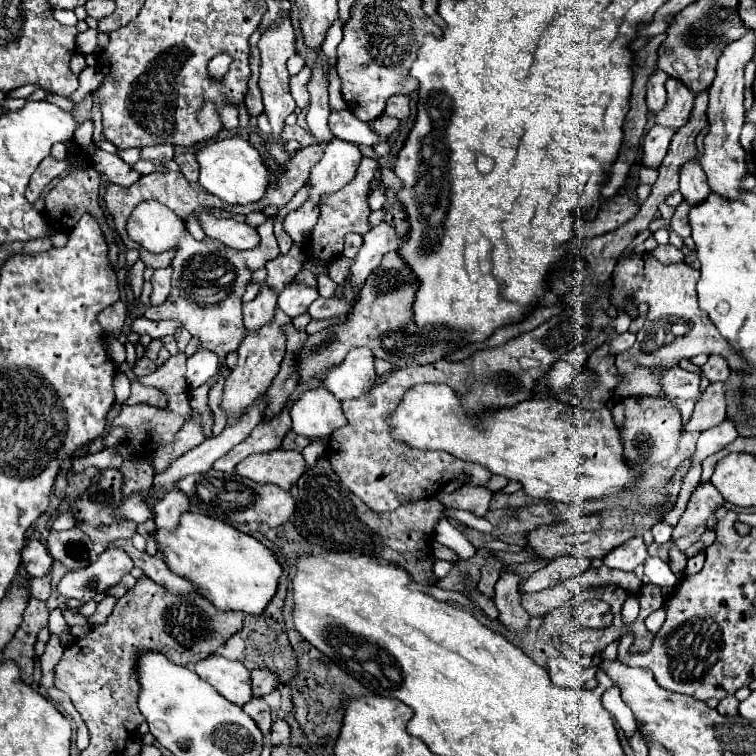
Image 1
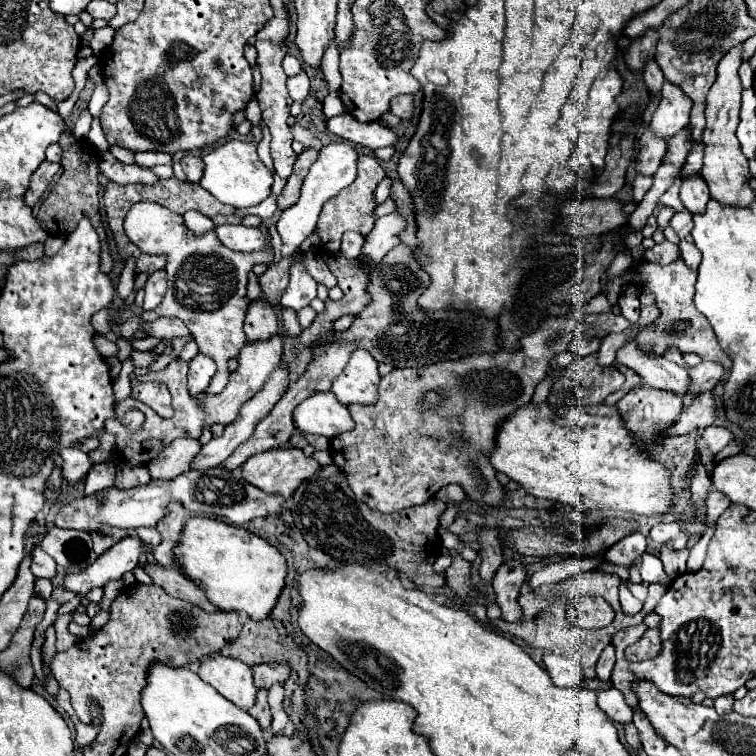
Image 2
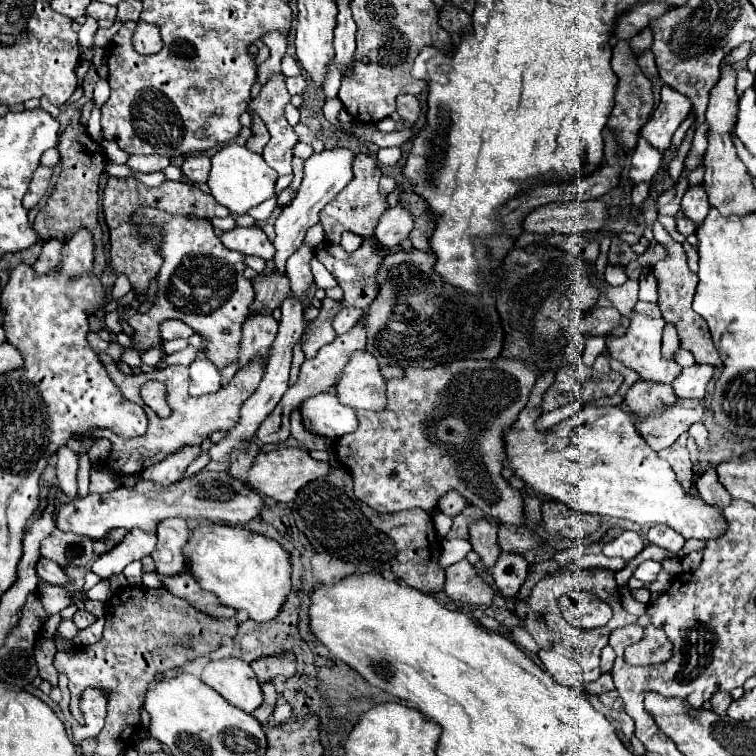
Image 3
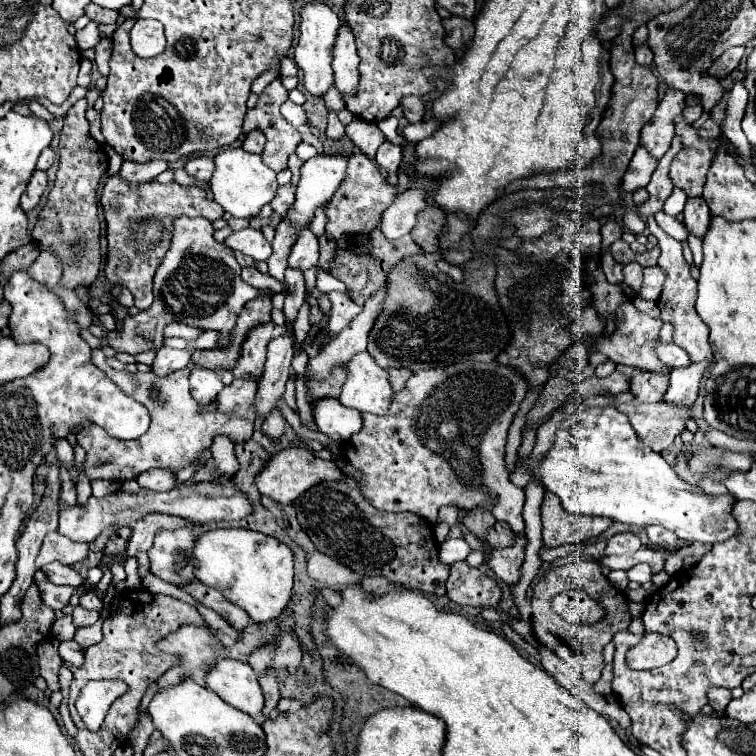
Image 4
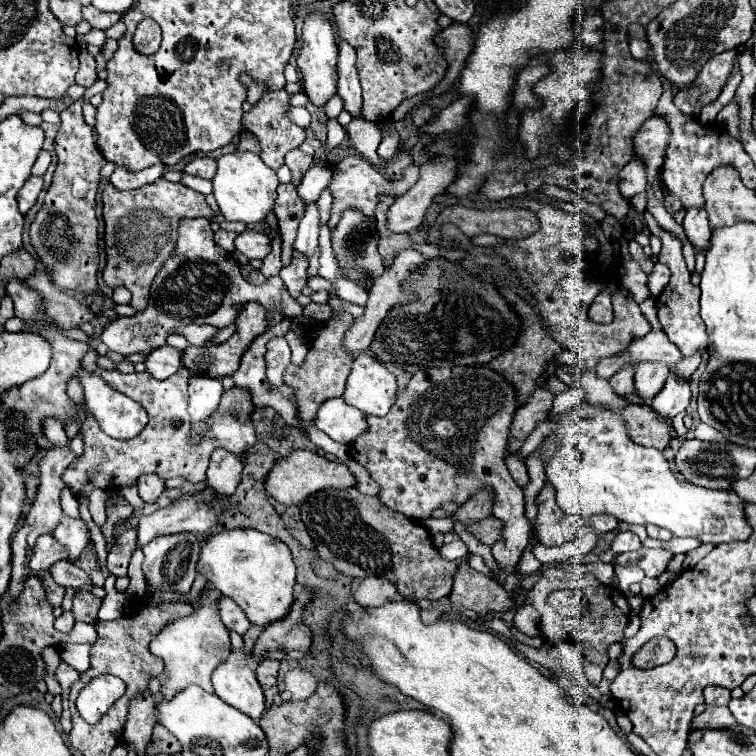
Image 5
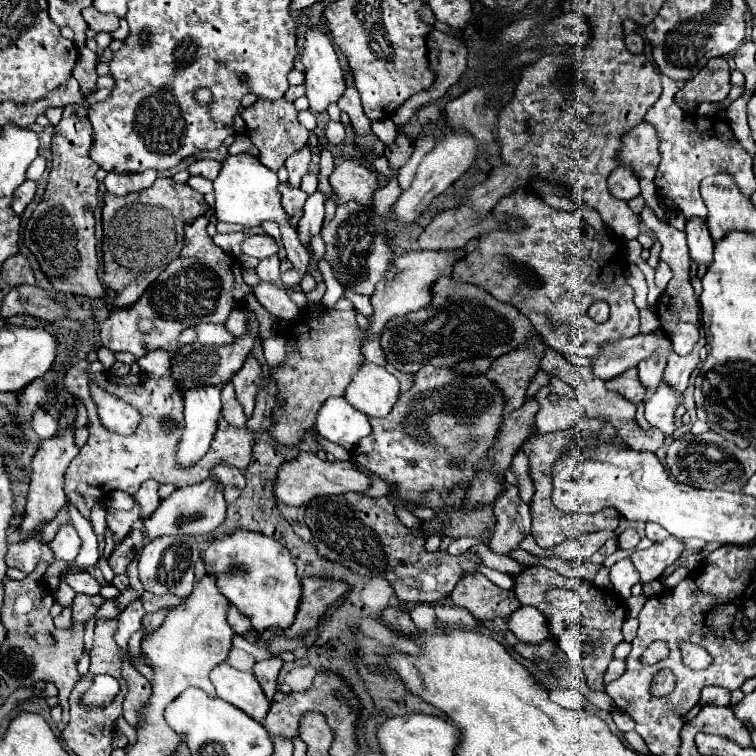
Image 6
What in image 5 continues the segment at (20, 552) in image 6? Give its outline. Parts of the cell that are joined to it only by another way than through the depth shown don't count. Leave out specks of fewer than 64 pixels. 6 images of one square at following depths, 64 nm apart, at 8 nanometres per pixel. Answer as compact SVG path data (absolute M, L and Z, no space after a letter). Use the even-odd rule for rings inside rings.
M42 534L36 542L34 556L30 558L30 568L48 570L58 560L66 560L66 548L62 548L62 544L58 544L52 534Z

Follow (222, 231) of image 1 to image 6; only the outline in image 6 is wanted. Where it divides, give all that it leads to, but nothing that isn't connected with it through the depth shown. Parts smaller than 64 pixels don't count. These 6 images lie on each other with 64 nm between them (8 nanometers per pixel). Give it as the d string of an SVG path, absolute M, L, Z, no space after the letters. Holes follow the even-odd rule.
M250 234L250 236L244 238L240 248L242 248L242 254L254 256L254 258L260 258L260 260L278 252L276 240L268 234Z

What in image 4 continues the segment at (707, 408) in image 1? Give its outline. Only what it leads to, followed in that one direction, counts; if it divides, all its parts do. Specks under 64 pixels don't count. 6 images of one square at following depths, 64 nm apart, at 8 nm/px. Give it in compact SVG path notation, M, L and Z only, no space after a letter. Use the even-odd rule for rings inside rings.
M658 402L658 404L616 404L622 412L628 414L632 428L636 430L636 434L640 436L640 440L644 444L648 444L650 448L654 448L656 452L662 452L666 448L672 446L674 438L680 436L686 430L686 420L694 416L694 406L682 406L678 408L678 404L670 404L670 402Z

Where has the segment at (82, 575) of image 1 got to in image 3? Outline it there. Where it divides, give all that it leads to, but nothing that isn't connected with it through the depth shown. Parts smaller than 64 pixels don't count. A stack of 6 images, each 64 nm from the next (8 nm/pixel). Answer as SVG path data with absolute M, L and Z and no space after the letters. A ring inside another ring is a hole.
M130 530L126 534L126 538L116 544L110 552L102 554L96 558L96 562L92 564L92 572L100 578L106 580L110 576L122 574L124 568L134 562L134 560L142 560L144 556L148 556L156 546L156 534L154 532L144 532L144 530Z

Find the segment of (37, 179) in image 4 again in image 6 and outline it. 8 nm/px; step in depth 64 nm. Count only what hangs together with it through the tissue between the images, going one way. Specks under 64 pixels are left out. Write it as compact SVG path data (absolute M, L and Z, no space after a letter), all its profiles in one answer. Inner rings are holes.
M26 180L26 182L14 192L12 208L14 208L14 212L16 212L18 216L20 216L20 214L26 210L26 206L34 200L36 188L38 188L38 182L34 182L34 180Z

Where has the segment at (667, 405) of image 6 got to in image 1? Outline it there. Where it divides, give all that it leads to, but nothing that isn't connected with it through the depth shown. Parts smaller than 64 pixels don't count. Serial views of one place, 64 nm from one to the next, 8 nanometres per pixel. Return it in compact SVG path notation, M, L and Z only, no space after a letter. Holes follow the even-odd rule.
M710 356L710 360L702 366L702 374L710 382L726 382L730 378L730 366L722 356Z

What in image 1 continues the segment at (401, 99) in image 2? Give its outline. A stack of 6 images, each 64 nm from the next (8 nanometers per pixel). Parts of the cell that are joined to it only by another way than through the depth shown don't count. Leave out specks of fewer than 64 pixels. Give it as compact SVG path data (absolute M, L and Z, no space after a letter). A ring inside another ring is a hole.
M394 96L394 98L388 100L384 114L386 114L386 116L394 116L394 118L398 118L398 120L404 120L404 118L408 118L408 114L410 114L408 102L410 102L408 96Z

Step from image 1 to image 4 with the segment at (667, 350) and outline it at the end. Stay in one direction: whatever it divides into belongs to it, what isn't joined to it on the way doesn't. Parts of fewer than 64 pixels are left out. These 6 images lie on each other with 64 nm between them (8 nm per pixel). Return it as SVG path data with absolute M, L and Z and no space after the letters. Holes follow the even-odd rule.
M654 216L648 218L648 230L650 234L657 238L658 246L662 250L660 258L658 258L658 266L662 268L662 272L666 274L666 282L664 282L664 288L662 288L662 294L658 298L658 306L662 310L662 320L664 322L672 322L678 336L674 336L674 342L684 348L692 362L714 362L714 354L712 354L712 348L710 348L710 342L708 342L708 328L706 324L702 322L702 318L696 314L694 310L694 300L696 300L696 280L692 278L690 274L690 266L686 264L684 256L682 256L682 244L678 240L674 240L672 236L668 236L654 220Z

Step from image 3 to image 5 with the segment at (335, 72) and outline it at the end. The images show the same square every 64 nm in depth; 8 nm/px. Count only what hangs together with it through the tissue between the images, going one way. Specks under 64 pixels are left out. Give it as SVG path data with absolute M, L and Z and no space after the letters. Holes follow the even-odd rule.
M334 94L334 98L330 98L326 104L324 104L324 110L326 110L326 114L330 116L330 118L336 118L340 112L342 112L342 98L338 96L338 94Z

